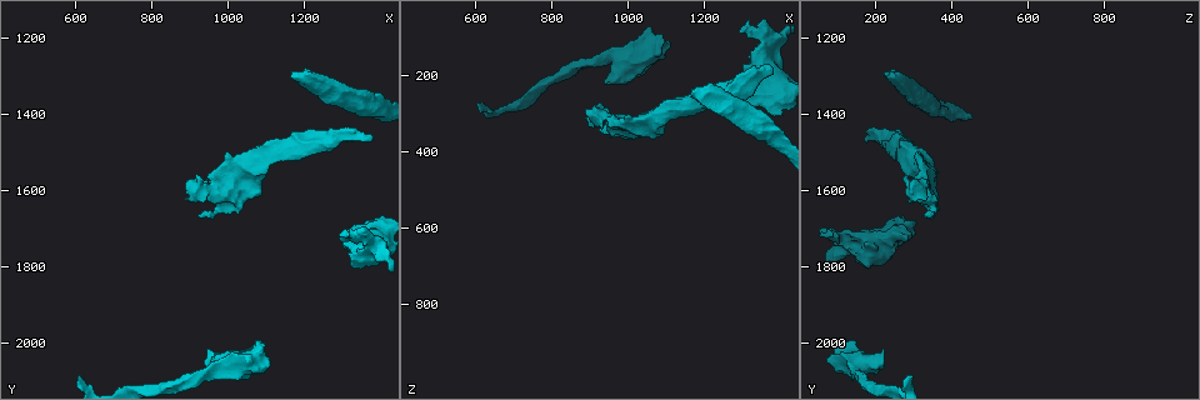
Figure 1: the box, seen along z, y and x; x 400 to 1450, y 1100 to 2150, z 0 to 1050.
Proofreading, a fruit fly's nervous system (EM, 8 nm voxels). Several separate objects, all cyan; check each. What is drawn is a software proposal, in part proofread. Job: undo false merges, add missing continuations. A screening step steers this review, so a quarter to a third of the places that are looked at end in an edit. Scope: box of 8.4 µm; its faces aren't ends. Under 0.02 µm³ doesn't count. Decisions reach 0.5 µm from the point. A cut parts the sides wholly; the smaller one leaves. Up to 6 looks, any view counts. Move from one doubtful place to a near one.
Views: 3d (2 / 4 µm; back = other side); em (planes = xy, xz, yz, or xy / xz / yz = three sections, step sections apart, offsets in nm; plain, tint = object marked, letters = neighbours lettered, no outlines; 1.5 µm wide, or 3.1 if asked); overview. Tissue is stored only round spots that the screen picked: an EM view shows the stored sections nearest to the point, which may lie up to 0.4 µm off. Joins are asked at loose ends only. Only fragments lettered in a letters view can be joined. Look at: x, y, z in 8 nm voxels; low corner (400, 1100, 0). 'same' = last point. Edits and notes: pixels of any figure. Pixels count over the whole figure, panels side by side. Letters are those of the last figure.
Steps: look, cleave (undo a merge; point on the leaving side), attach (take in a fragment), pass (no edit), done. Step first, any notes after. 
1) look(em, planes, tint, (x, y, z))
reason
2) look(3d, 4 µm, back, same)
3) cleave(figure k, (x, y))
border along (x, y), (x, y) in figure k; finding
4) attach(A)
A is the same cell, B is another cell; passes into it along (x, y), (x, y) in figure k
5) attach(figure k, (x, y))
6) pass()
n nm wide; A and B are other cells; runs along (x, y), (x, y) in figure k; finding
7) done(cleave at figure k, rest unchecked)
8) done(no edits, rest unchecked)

look(em, yz, step 8, tint, (1380, 1465, 180))
long arm stops here

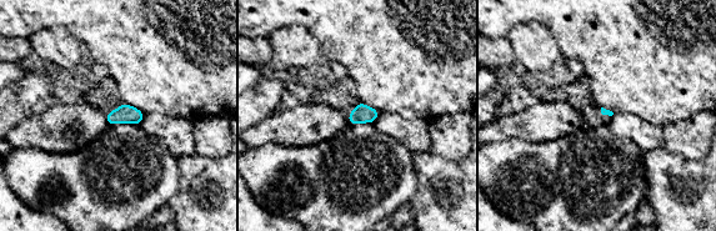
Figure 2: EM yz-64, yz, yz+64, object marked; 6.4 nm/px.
look(em, planes, letters, same)

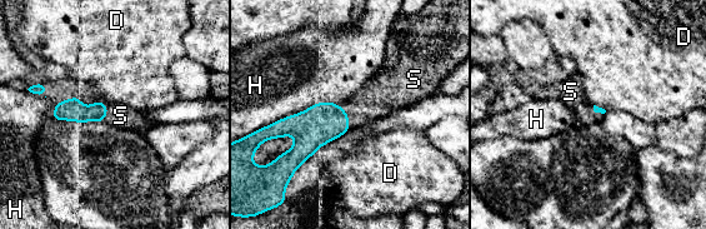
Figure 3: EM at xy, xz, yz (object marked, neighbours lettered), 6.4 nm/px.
attach(S)
H touches over 500 nm; S is the same cell, D and H are other cells; the cell continues

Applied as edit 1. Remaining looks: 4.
look(overview)
see it whole again

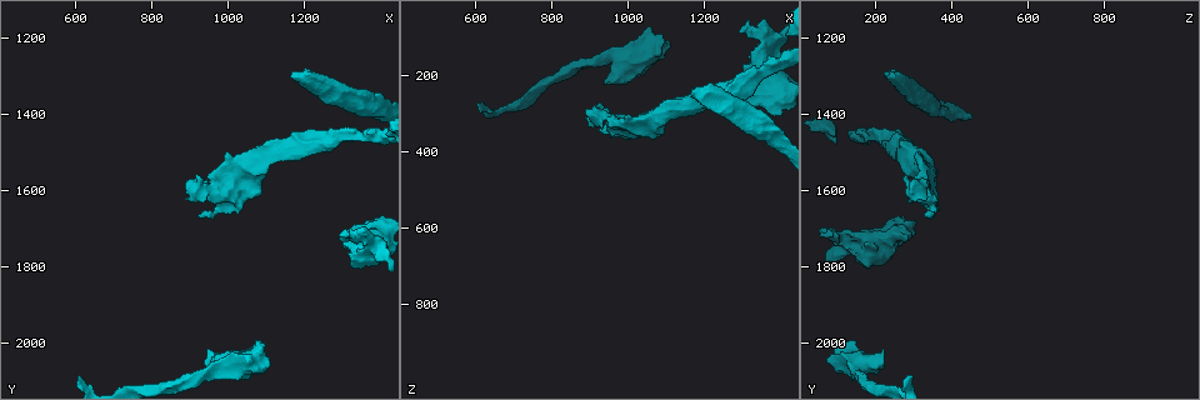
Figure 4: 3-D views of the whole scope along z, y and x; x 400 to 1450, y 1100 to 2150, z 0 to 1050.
look(em, yz, step 8, letters, (1165, 1295, 245))
stops while still wide

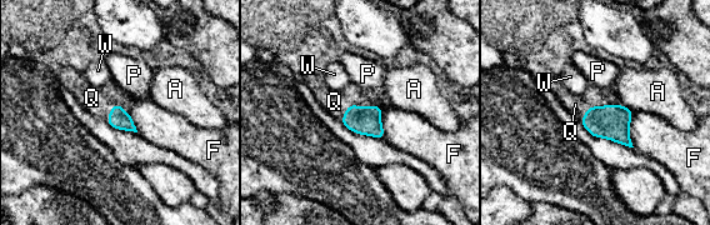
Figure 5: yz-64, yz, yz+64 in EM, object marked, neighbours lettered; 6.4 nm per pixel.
look(em, planes, letters, same)

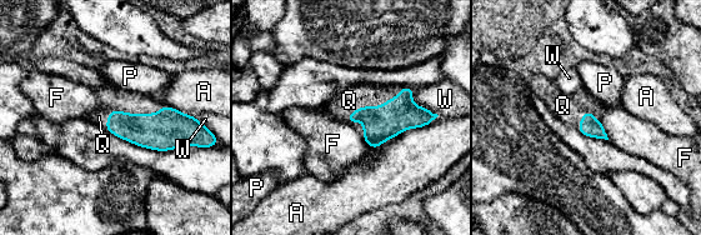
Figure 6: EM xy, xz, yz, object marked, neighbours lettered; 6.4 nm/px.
attach(Q)
Q is the same cell, A, F, P and W are other cells; it goes on there

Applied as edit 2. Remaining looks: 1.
done(attach at figure 3, attach at figure 6, rest unchecked)

